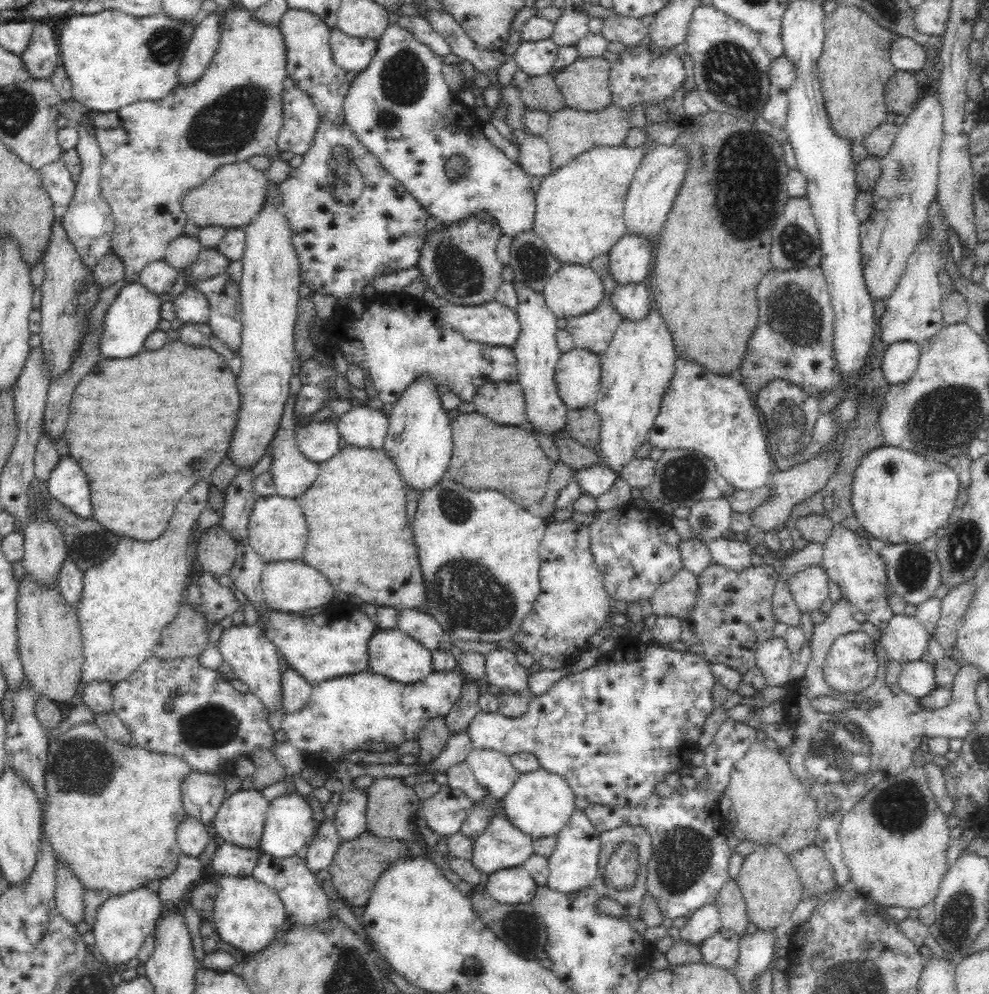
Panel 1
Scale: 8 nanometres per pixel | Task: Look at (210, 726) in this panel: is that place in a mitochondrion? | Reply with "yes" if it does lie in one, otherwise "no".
yes

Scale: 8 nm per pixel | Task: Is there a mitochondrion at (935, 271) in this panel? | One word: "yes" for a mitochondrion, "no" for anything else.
no

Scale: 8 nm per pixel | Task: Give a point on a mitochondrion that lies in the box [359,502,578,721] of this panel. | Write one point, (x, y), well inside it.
(474, 600)

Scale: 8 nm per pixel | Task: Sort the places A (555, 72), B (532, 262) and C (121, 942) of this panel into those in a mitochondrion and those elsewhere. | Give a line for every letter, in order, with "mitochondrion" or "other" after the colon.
A: other
B: mitochondrion
C: other

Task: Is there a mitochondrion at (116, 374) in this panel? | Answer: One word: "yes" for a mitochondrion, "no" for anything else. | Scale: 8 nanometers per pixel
no

